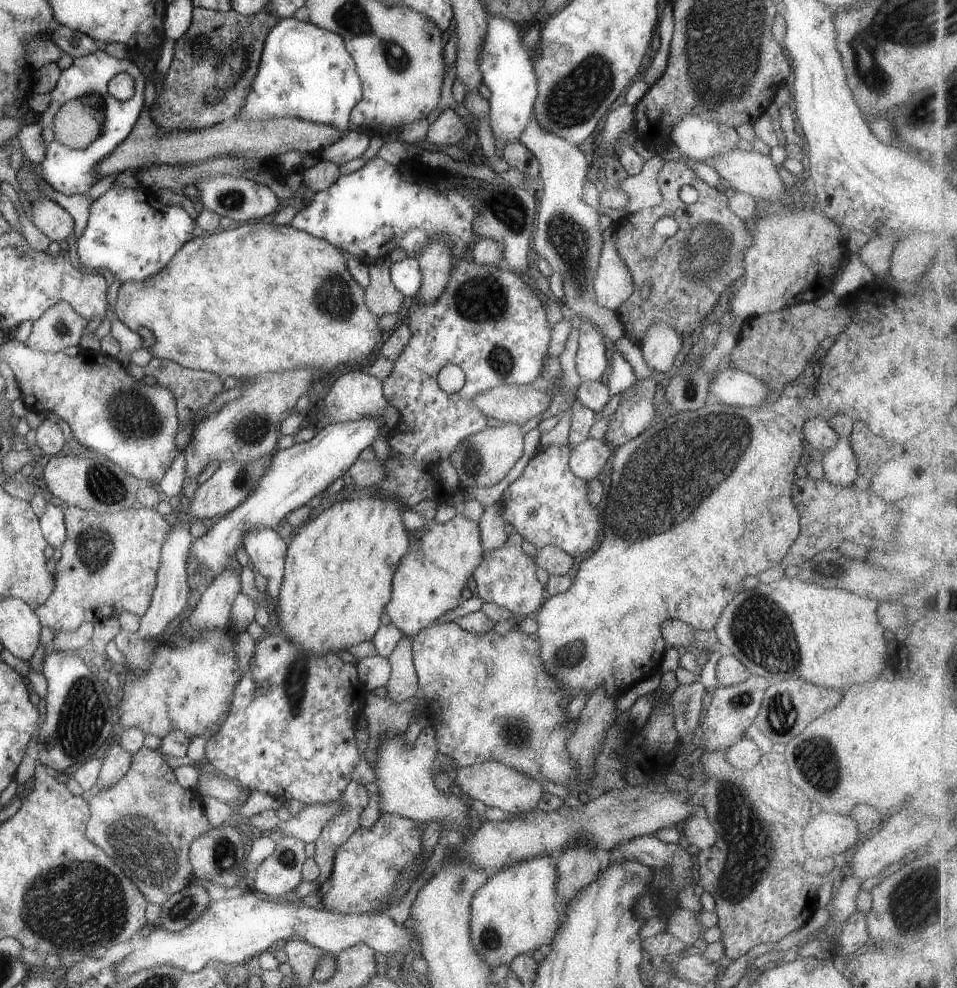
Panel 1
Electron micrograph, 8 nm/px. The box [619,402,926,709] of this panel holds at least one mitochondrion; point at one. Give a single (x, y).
(765, 638)

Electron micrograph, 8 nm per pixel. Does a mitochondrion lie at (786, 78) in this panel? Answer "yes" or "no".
no

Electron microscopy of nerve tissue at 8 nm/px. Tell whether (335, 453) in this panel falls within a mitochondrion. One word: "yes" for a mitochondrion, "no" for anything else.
no

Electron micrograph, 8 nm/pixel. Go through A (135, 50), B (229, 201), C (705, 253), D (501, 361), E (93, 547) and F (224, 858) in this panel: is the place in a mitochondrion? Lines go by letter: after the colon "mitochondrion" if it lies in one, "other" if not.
A: other
B: mitochondrion
C: mitochondrion
D: mitochondrion
E: mitochondrion
F: mitochondrion

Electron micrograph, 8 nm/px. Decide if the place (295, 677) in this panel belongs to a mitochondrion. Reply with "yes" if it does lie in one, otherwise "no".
yes

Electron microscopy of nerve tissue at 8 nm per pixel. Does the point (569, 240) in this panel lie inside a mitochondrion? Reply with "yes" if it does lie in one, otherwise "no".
yes

